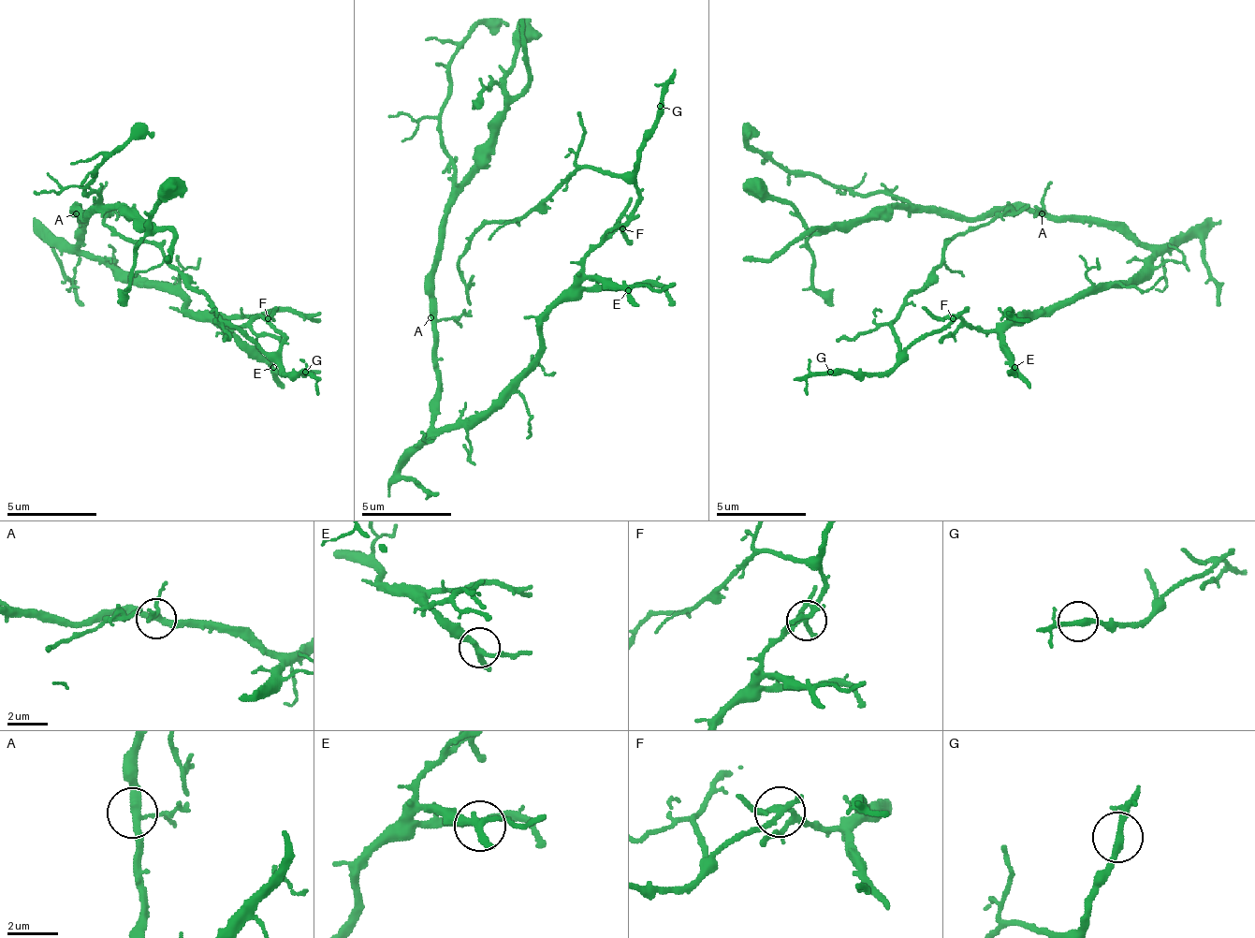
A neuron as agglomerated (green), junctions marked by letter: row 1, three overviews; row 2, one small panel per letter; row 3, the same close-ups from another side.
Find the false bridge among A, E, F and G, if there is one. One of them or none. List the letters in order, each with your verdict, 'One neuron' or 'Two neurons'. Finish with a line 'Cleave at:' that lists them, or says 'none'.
A: One neuron
E: One neuron
F: Two neurons
G: One neuron
Cleave at: F

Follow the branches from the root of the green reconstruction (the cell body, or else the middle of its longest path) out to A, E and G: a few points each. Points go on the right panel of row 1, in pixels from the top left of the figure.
A: (1019, 210), (1037, 213), (1042, 205), (1042, 213)
E: (1019, 210), (1118, 223), (1149, 259), (1127, 282), (1100, 282), (1014, 322), (1006, 330), (1014, 367)
G: (1019, 210), (1006, 210), (947, 241), (942, 263), (893, 322), (897, 358), (884, 372), (830, 372)

